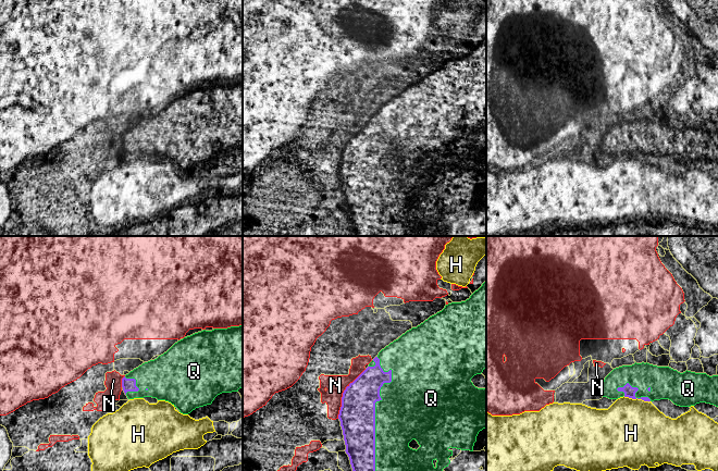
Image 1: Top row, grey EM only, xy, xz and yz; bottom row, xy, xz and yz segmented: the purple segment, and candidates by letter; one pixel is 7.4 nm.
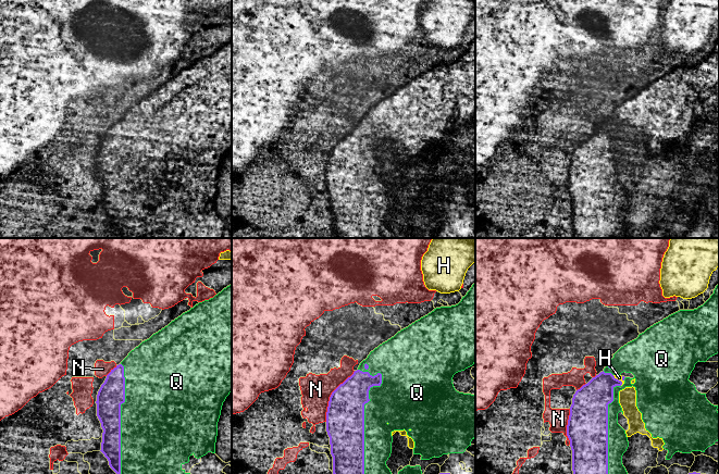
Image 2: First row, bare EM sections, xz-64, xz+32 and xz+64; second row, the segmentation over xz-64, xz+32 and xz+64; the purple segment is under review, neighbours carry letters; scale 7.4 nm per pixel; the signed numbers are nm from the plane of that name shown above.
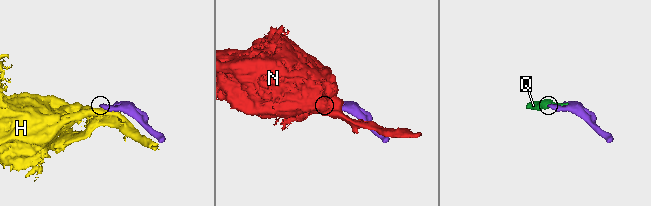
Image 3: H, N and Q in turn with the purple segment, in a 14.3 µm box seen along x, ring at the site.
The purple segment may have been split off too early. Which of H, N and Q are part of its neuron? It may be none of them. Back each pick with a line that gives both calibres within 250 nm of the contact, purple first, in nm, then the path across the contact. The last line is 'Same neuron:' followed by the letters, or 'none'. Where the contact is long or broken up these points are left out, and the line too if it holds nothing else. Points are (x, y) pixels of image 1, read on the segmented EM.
Q: calibres 260 and 440 nm
Same neuron: Q

